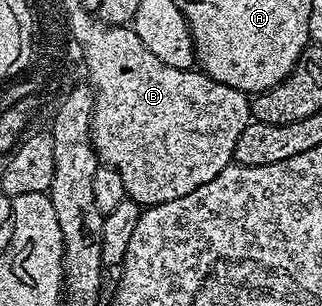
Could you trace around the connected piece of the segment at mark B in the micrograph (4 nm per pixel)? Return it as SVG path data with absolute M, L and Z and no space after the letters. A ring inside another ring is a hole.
M111 27L106 31L108 33L103 37L94 70L89 77L90 83L95 84L95 89L93 88L94 105L91 108L91 143L95 148L98 160L118 173L127 197L136 201L140 207L160 205L169 203L173 199L181 199L181 195L189 195L189 191L196 191L197 187L201 187L203 183L209 183L209 179L213 179L225 166L232 164L237 138L253 120L248 94L225 87L202 71L178 69L169 67L169 63L161 63L161 59L157 59L157 55L153 55L153 51L149 51L149 47L141 43L141 39L137 39L134 29L130 27Z

